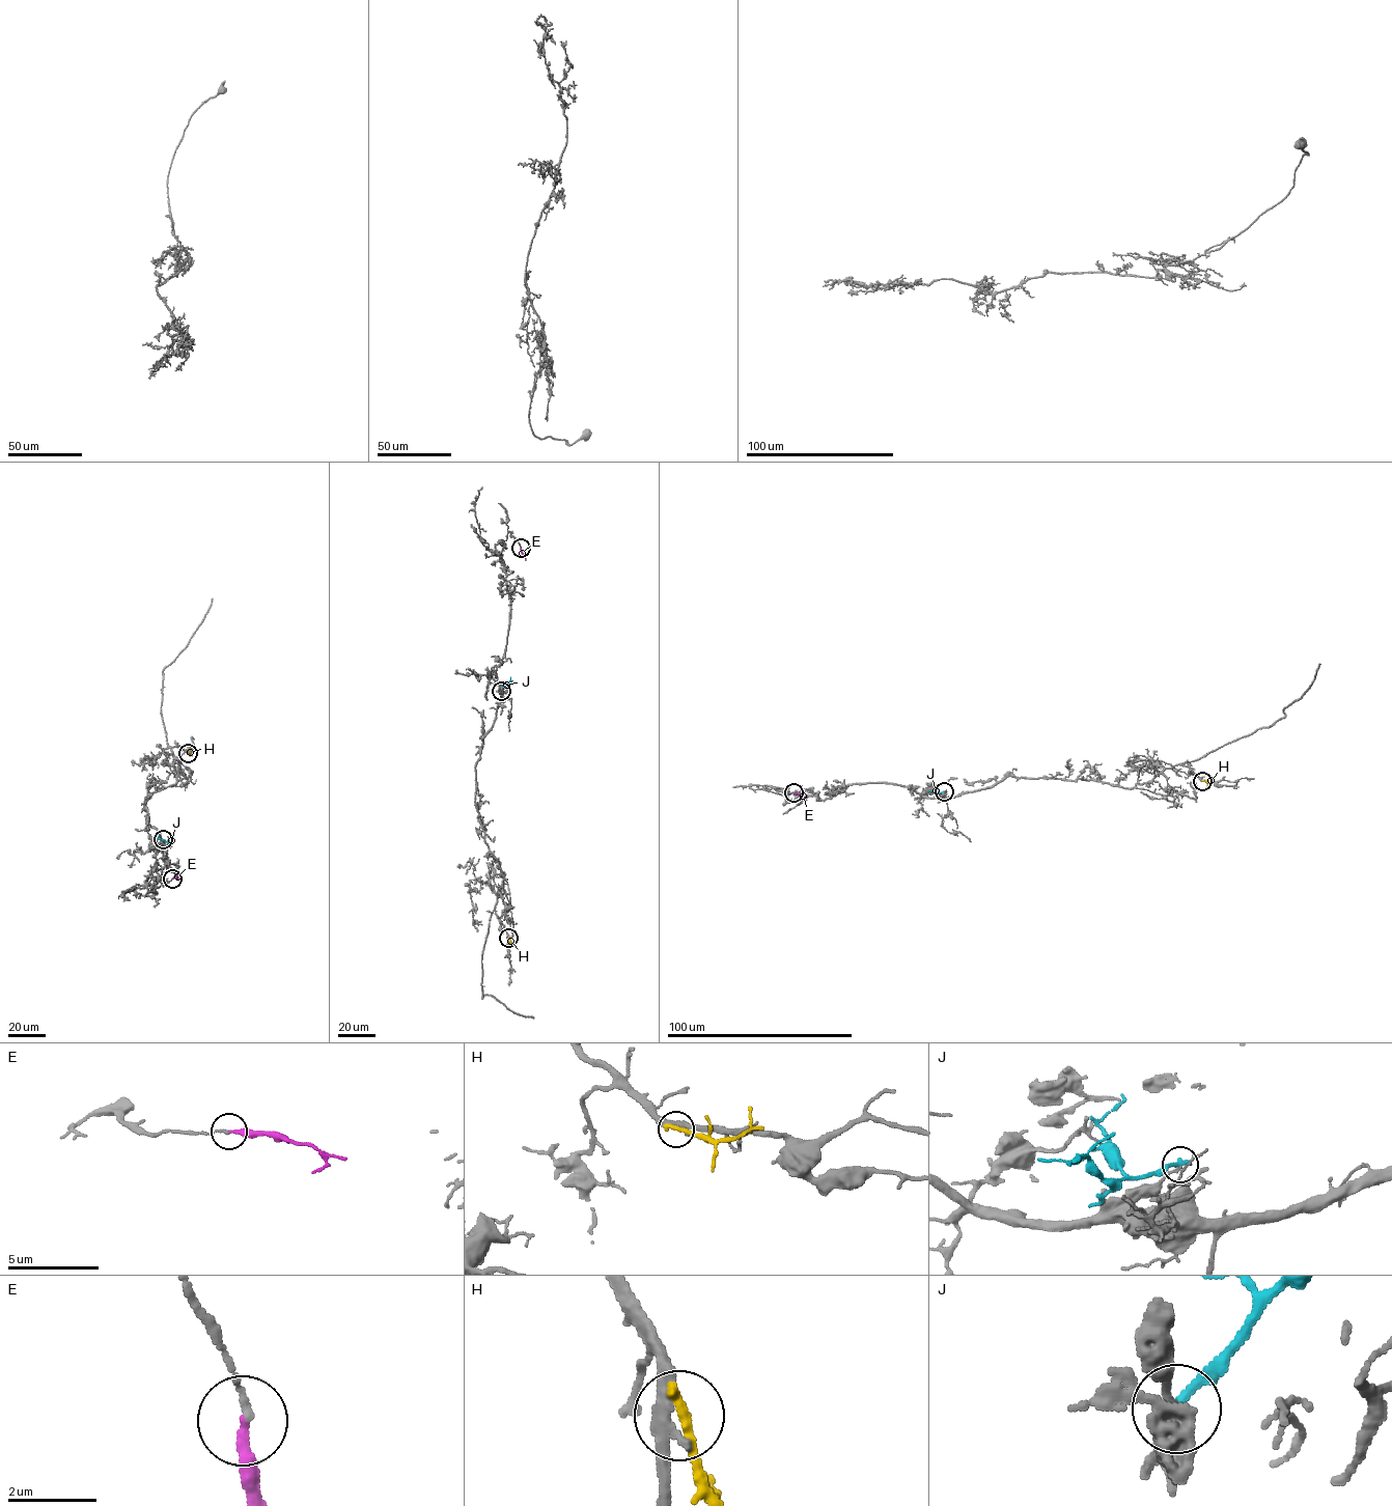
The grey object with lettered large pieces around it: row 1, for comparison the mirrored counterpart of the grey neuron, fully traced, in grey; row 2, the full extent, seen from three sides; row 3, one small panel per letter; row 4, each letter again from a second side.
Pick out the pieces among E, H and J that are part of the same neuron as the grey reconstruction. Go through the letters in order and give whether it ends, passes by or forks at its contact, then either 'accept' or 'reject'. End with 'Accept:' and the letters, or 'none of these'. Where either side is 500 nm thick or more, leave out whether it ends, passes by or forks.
E: it ends | reject
H: it ends | reject
J: it ends | reject
Accept: none of these

